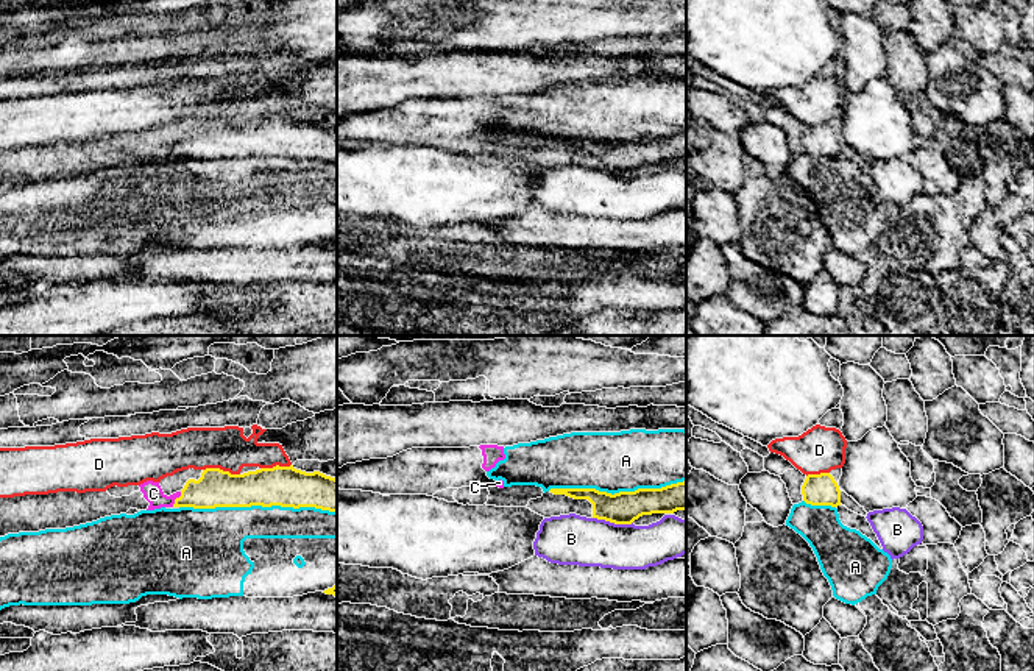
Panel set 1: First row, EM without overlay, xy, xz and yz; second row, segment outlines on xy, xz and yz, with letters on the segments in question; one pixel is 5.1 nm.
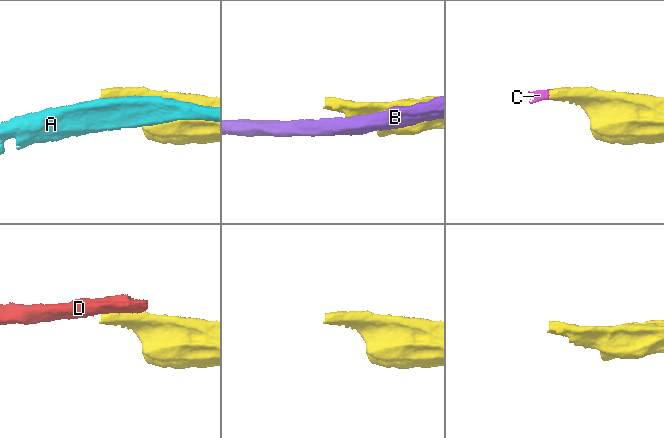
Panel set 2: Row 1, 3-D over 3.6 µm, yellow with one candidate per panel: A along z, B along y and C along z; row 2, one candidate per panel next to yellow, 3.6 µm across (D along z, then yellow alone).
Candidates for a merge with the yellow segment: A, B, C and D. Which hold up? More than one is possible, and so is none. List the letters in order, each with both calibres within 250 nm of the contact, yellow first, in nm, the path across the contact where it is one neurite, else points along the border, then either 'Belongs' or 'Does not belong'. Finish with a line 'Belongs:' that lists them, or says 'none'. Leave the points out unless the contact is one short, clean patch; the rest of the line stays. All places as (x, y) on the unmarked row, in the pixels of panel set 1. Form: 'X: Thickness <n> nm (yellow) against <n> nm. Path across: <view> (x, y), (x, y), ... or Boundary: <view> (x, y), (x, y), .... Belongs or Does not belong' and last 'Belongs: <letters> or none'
A: Thickness 200 nm (yellow) against 260 nm. Does not belong
B: Thickness 170 nm (yellow) against 260 nm. Does not belong
C: Thickness 190 nm (yellow) against 100 nm. Belongs
D: Thickness 200 nm (yellow) against 220 nm. Does not belong
Belongs: C

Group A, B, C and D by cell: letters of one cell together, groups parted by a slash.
A / B / C / D

